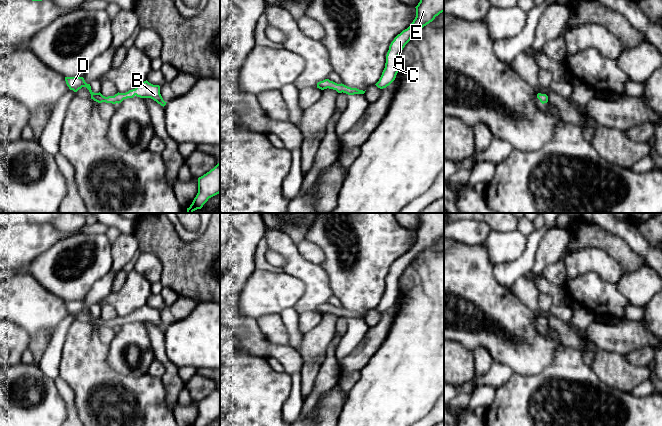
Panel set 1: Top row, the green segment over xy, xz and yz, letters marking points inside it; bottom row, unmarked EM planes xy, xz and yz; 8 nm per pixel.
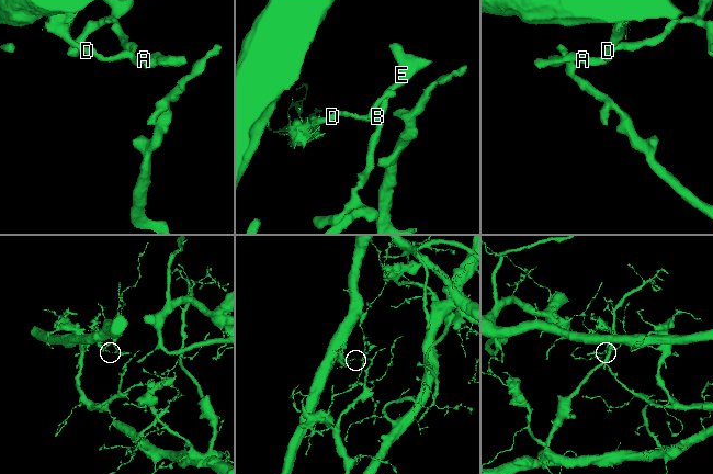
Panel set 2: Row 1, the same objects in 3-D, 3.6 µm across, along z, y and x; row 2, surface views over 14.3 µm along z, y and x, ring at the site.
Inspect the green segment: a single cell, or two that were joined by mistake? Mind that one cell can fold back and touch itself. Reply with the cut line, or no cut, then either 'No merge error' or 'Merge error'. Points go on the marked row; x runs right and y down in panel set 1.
Split along xz (341, 83), (337, 88), (339, 91). Merge error

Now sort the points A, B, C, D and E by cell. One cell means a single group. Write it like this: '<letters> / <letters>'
A B C E / D

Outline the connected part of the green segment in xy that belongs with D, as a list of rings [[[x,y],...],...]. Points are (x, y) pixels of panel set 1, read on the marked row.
[[[65,77],[65,81],[69,89],[73,90],[74,92],[77,92],[82,87],[86,87],[91,94],[91,99],[93,99],[98,103],[102,103],[102,102],[112,103],[112,104],[117,103],[117,101],[114,99],[114,96],[105,97],[100,92],[94,93],[91,90],[90,84],[87,84],[83,77]]]

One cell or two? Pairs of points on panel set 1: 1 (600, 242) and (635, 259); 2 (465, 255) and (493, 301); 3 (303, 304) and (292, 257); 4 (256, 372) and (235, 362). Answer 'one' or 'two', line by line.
1: one
2: one
3: one
4: one

